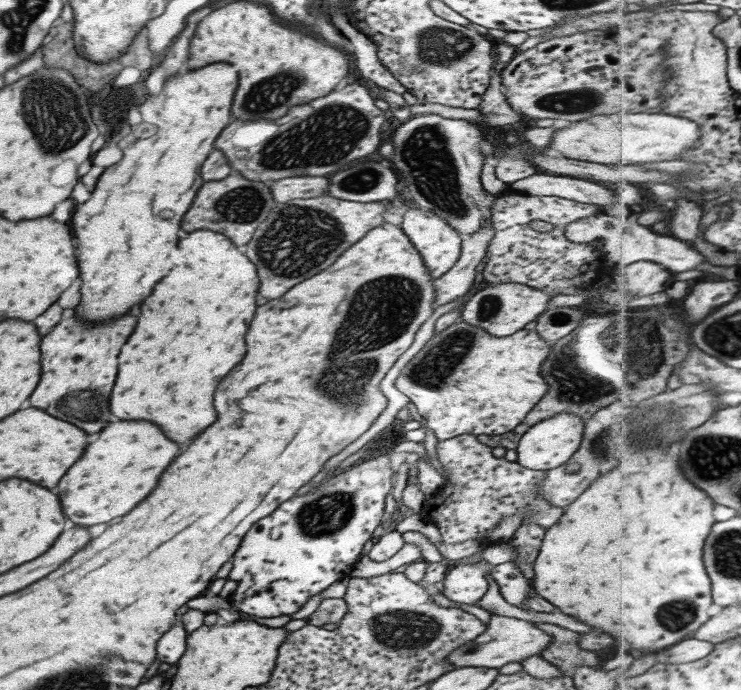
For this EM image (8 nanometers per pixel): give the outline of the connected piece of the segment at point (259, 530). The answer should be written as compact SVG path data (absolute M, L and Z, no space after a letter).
M389 453L369 459L368 462L347 468L316 485L303 496L293 496L275 508L267 518L257 520L251 532L241 538L235 554L231 556L231 570L227 580L236 582L234 592L229 596L230 604L244 617L273 618L297 612L307 598L325 590L335 580L349 576L354 564L362 556L367 540L375 537L373 530L383 516L385 496L392 489L393 470L389 466Z

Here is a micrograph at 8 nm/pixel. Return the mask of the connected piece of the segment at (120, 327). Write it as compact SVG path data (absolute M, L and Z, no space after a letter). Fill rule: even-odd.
M65 310L65 318L41 338L41 378L27 400L29 406L43 408L49 416L57 416L59 420L81 428L85 434L95 434L107 422L115 422L115 418L107 412L107 398L117 372L117 354L133 326L135 318L131 314L101 326L87 326L87 322L81 324L69 310ZM83 392L93 392L95 396L83 396Z

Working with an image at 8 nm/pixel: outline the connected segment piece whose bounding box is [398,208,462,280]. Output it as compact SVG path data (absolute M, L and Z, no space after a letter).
M408 208L404 212L401 224L398 224L398 227L413 244L413 248L419 252L419 256L421 256L431 280L441 277L455 264L455 260L460 254L462 237L445 220L441 220L439 216L435 216L429 211L421 210L421 208Z

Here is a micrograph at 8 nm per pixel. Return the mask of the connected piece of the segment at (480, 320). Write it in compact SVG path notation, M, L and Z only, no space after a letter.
M505 283L488 285L486 288L475 292L465 302L459 319L467 324L483 328L490 336L500 338L510 336L531 320L535 320L546 309L549 301L555 294L542 292L540 289L531 288L525 284Z

